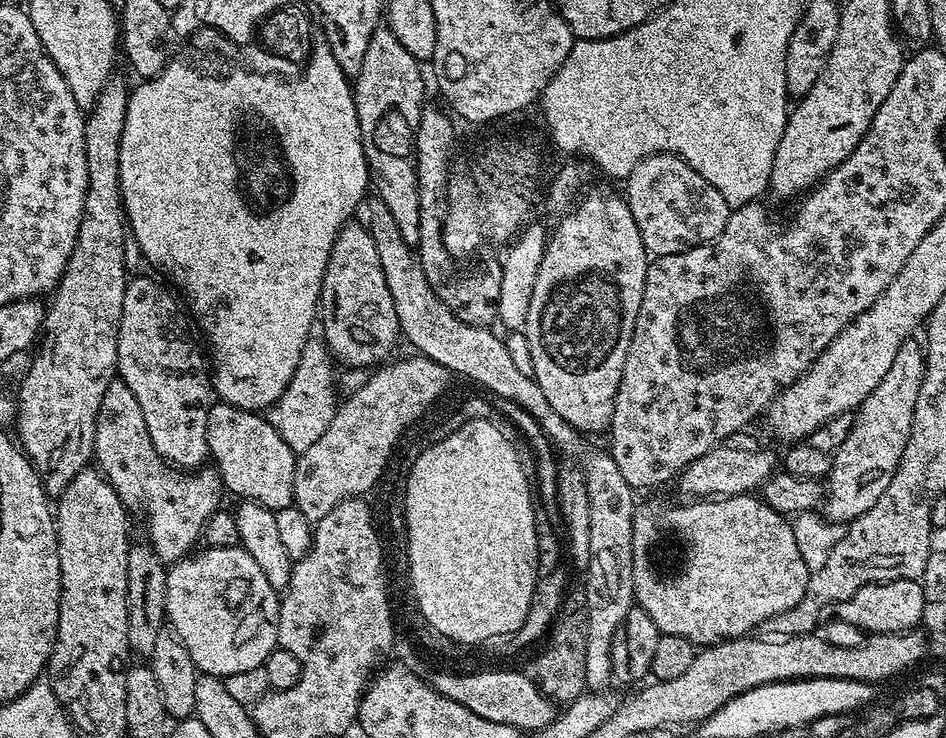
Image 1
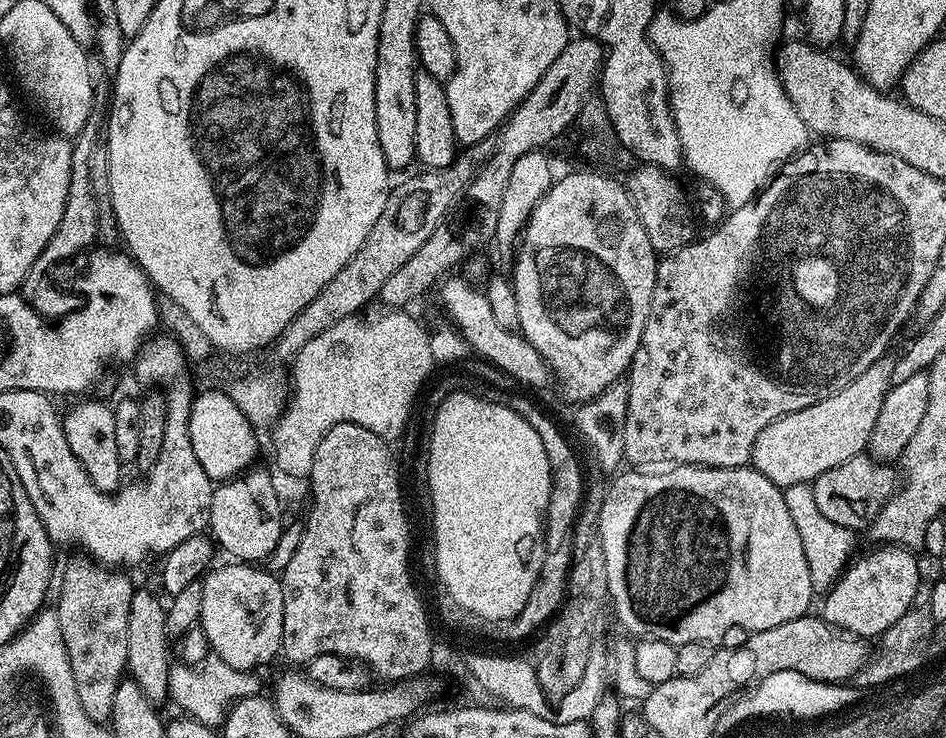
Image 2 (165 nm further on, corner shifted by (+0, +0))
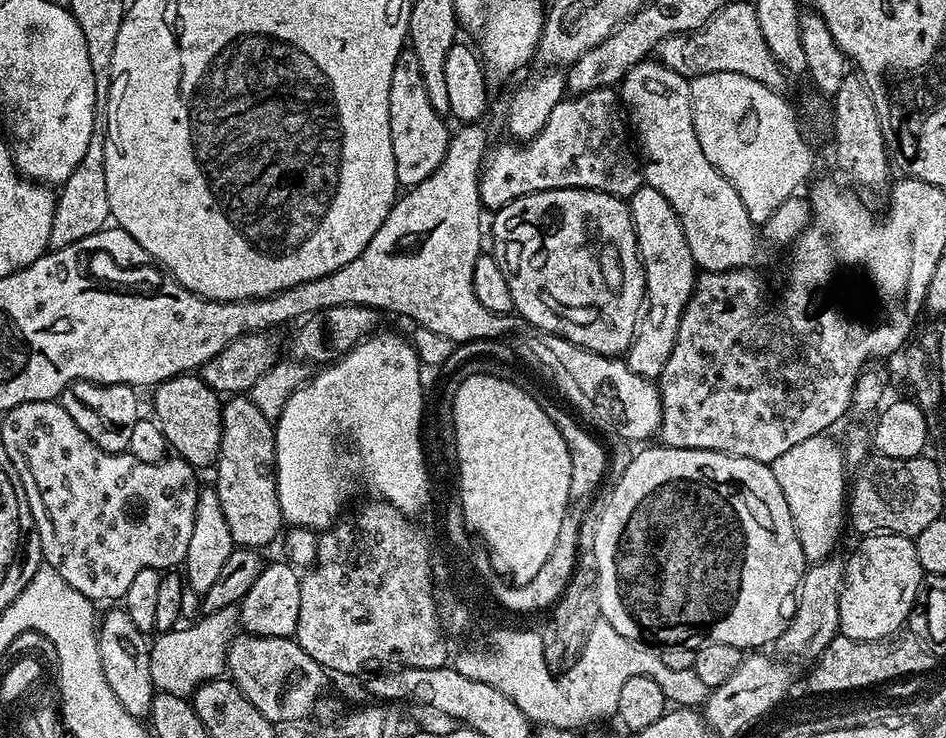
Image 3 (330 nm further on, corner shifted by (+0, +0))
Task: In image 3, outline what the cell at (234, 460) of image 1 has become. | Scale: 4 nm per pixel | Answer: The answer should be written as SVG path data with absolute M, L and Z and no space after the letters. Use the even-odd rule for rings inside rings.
M196 374L175 376L173 380L163 380L154 388L154 419L160 425L162 434L166 434L169 449L197 470L203 470L207 464L208 467L215 465L220 454L222 400L221 397L216 397L216 390Z

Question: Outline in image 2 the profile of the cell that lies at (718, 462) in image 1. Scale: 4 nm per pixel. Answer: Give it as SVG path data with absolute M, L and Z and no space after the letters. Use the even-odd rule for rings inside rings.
M891 359L875 360L842 390L770 422L754 442L751 467L785 490L795 484L808 484L826 474L826 470L834 470L834 466L861 455L867 449L874 422L878 422L882 402L891 387L891 373Z

